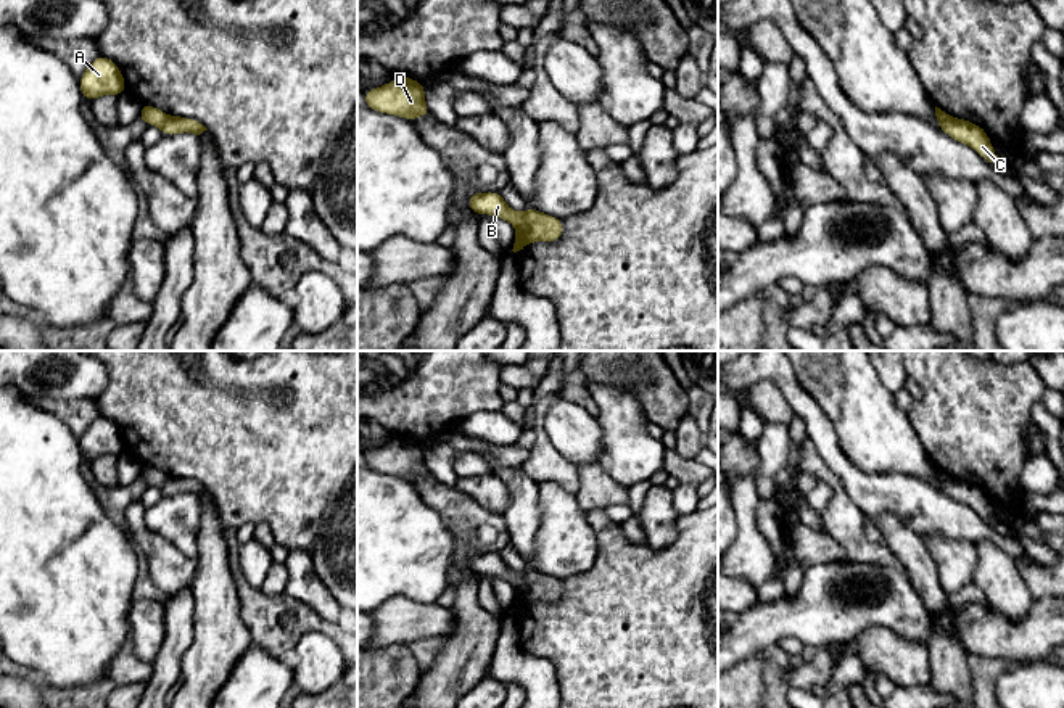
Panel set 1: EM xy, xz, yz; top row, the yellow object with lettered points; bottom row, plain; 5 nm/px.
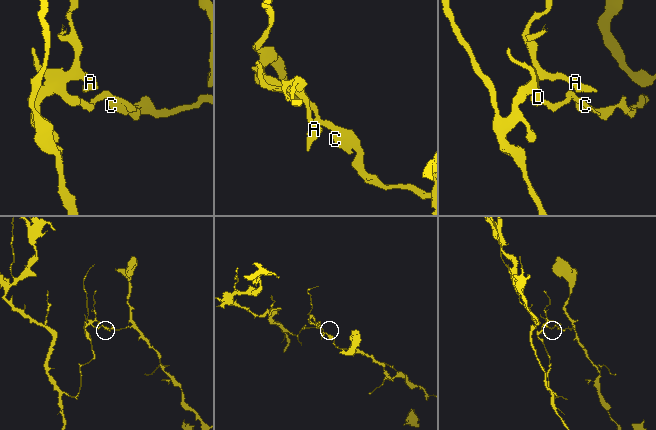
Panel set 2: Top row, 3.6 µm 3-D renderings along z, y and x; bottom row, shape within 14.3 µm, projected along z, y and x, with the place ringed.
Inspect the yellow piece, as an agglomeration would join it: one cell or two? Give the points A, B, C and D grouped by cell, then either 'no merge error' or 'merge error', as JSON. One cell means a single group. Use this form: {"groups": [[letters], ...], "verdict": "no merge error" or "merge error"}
{"groups": [["A", "B", "D"], ["C"]], "verdict": "merge error"}

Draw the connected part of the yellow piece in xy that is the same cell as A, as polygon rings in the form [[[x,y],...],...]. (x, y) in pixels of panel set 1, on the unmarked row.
[[[100,415],[84,431],[80,442],[82,460],[95,460],[101,455],[119,457],[126,451],[124,438],[116,423]]]

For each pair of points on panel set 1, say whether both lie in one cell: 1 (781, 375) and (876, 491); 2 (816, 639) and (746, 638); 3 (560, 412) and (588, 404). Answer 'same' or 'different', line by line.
1: same
2: same
3: different

